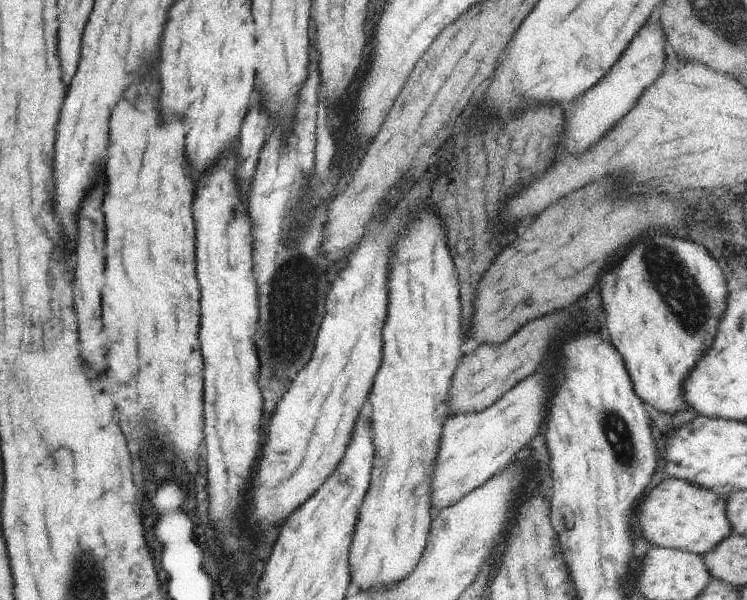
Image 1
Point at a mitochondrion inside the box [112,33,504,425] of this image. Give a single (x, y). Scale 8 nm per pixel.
(292, 308)

